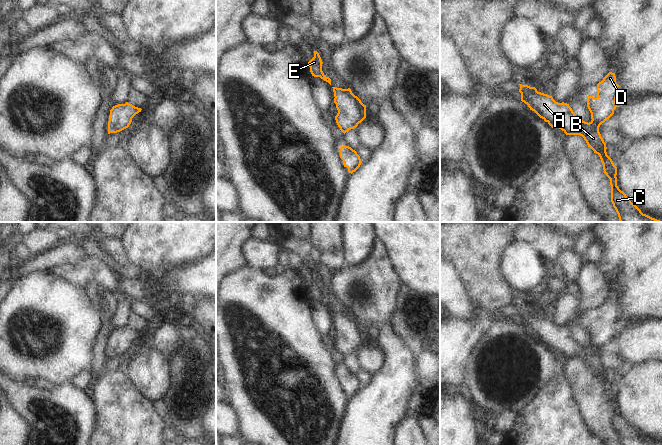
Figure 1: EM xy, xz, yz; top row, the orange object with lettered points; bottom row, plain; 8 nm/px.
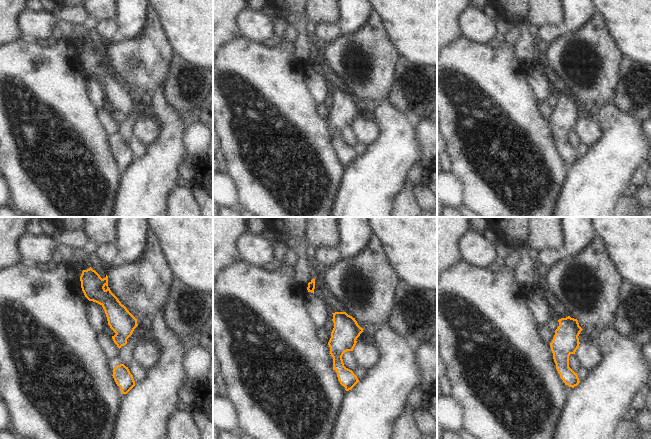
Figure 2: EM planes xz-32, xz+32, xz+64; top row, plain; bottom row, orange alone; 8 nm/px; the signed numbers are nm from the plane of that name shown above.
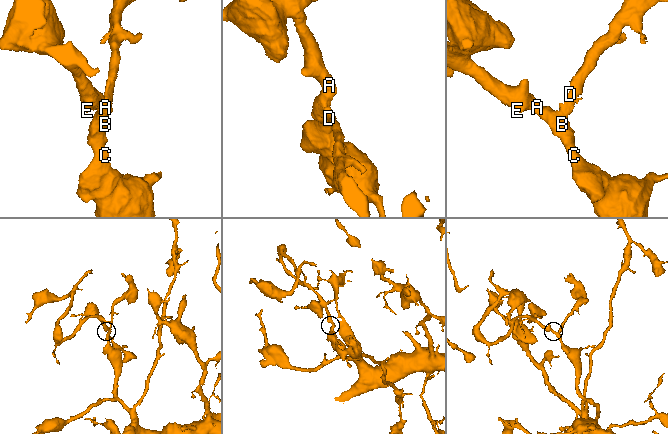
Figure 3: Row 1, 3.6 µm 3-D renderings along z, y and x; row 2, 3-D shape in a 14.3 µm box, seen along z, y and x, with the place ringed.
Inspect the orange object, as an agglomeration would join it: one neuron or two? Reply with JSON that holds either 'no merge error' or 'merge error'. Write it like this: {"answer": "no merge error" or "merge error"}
{"answer": "no merge error"}

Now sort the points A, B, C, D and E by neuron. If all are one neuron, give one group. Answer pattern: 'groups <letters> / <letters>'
groups A B C D E

